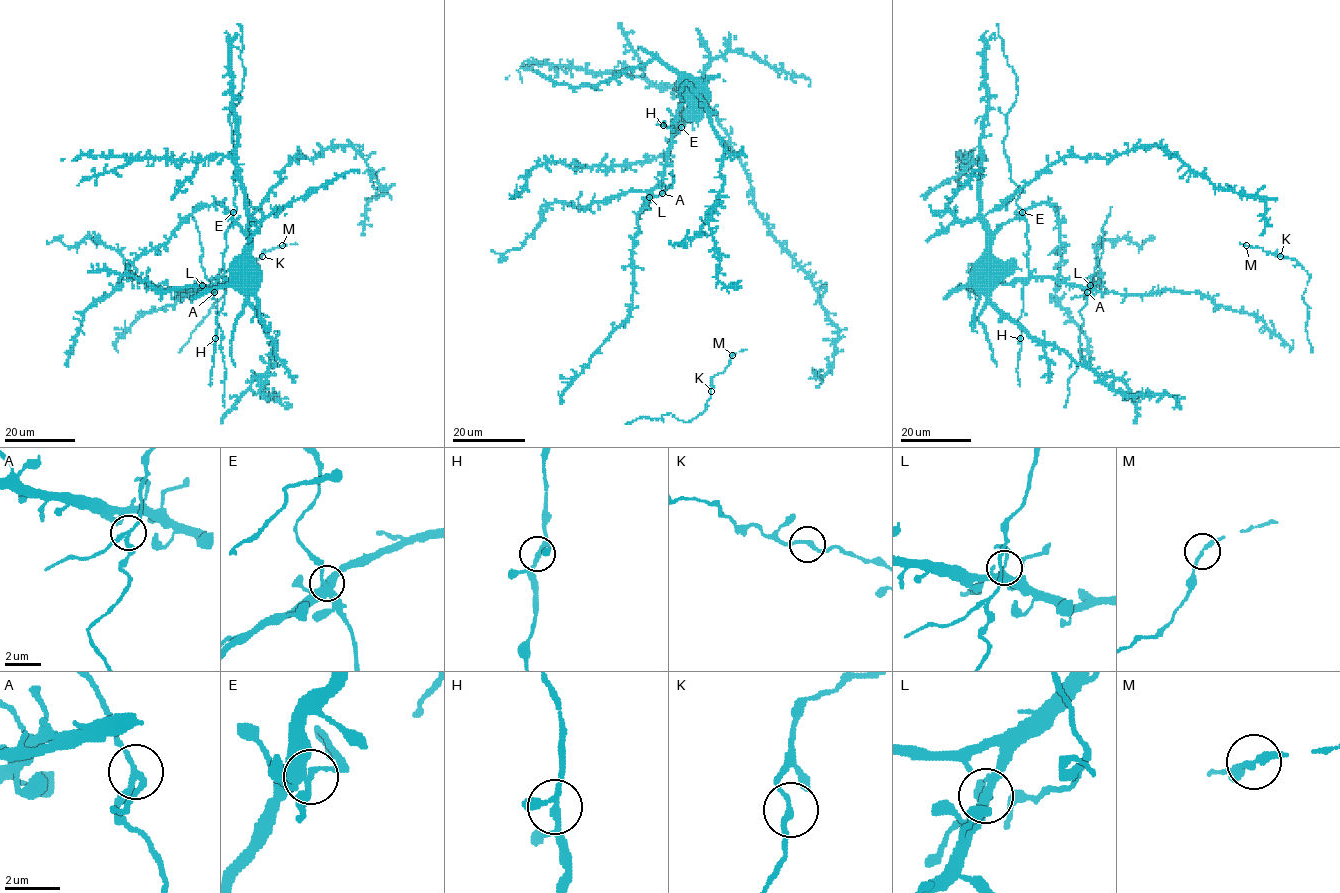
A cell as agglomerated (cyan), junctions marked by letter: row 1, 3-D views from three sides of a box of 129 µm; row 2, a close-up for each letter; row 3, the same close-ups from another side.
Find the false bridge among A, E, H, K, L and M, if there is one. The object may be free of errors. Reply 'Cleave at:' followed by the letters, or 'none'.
Cleave at: A

